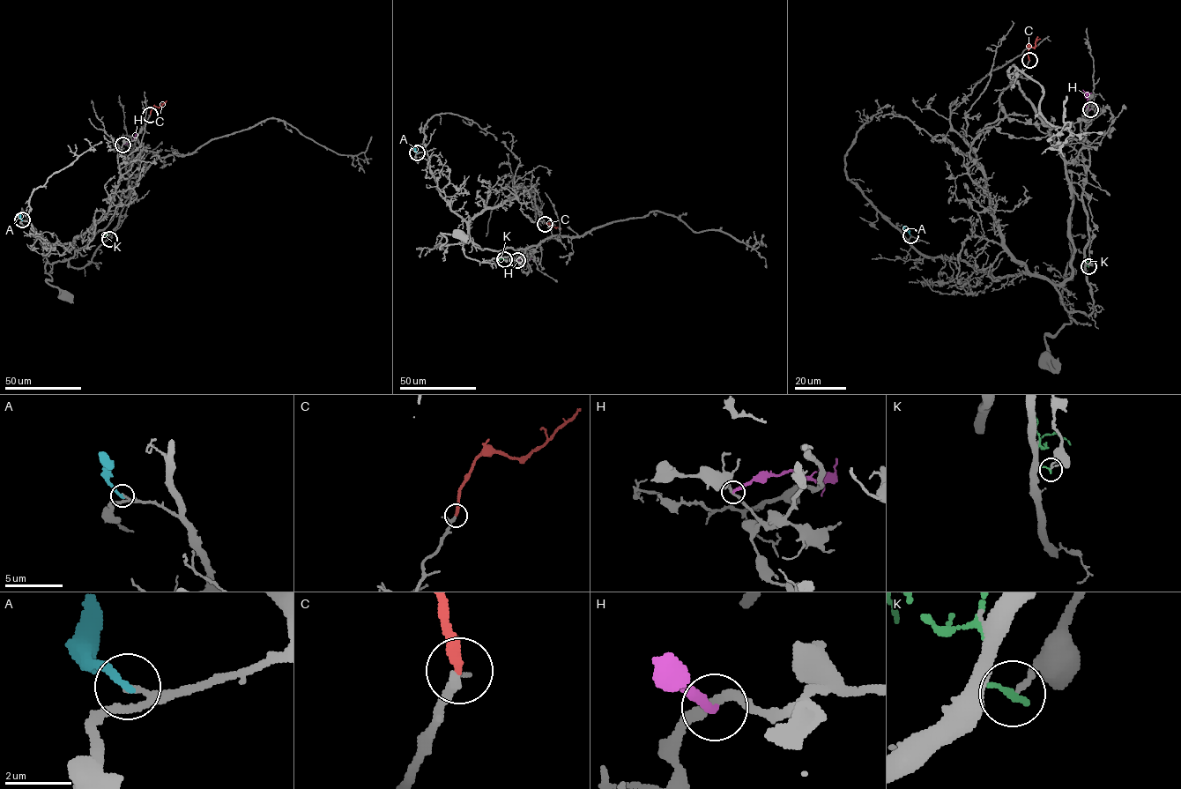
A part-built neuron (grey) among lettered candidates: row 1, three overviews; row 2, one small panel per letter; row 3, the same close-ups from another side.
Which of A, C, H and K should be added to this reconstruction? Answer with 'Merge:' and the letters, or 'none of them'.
Merge: C

